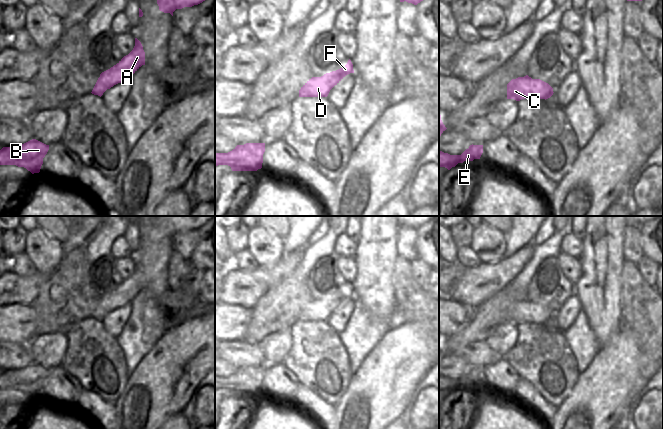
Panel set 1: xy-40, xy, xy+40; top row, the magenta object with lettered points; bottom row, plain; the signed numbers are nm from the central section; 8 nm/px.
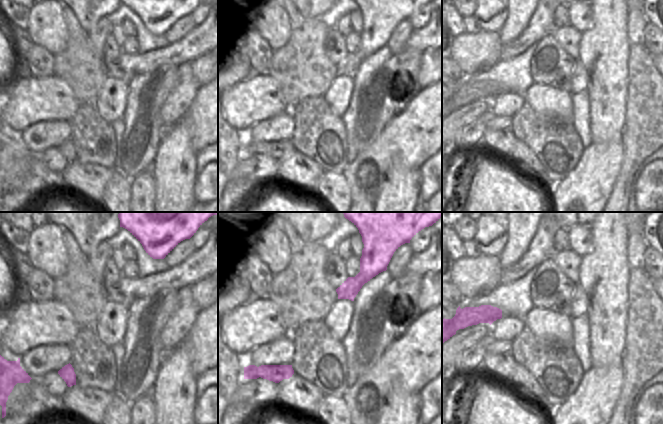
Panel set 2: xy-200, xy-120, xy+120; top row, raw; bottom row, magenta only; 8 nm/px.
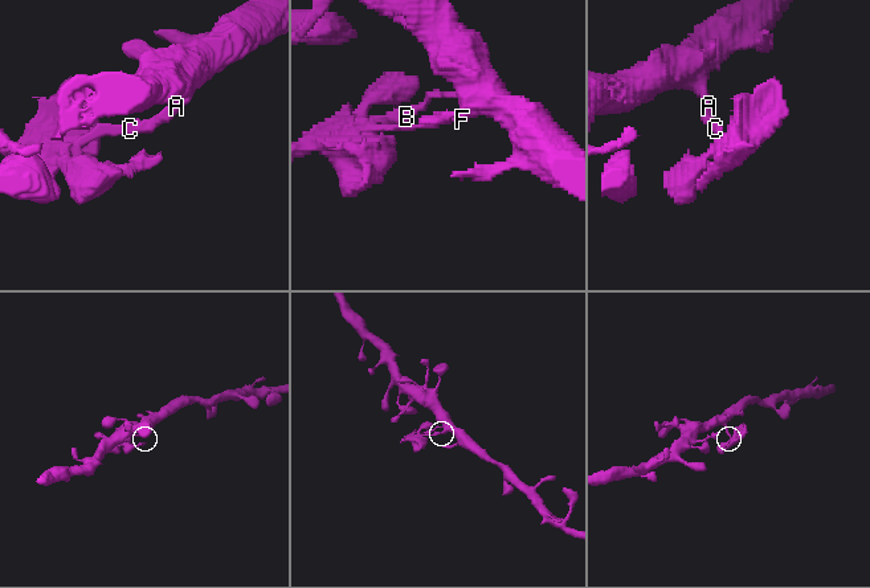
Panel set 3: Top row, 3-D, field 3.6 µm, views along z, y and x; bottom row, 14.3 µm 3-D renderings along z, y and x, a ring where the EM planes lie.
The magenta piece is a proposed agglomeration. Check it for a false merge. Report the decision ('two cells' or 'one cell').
two cells

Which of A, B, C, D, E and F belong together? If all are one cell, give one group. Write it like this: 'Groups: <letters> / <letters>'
Groups: A F / B C D E.

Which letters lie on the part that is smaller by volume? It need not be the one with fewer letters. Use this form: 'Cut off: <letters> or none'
Cut off: B, C, D, E.

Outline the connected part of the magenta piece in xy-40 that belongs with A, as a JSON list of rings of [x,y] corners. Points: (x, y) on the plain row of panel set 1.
[[[135,262],[133,274],[116,289],[102,296],[100,301],[105,304],[105,312],[110,313],[118,307],[129,304],[142,289],[145,289],[145,276],[141,266]]]

